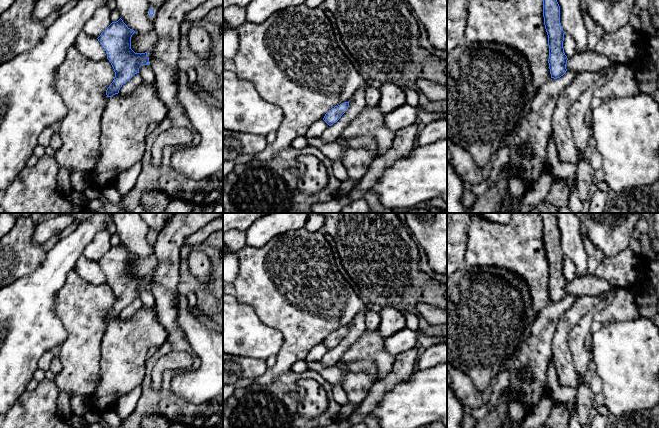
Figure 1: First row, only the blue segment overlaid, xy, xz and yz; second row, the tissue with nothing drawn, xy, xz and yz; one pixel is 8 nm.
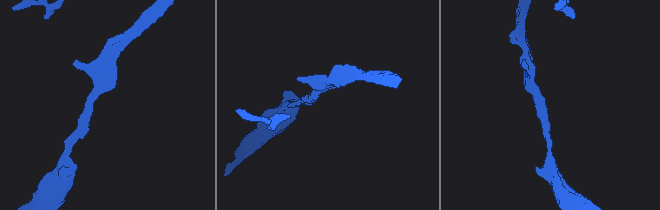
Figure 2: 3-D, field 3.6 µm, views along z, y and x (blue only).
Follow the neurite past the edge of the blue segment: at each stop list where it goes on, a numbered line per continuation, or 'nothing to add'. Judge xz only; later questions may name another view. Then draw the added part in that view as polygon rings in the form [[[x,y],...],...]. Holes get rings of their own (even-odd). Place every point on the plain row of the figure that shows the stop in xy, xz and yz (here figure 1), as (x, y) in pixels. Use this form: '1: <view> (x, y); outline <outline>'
nothing to add

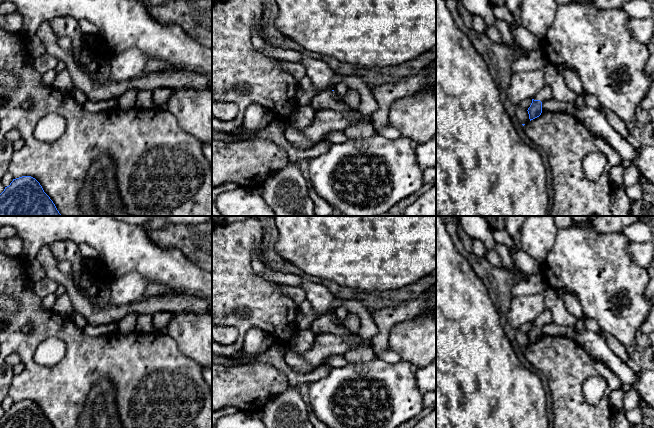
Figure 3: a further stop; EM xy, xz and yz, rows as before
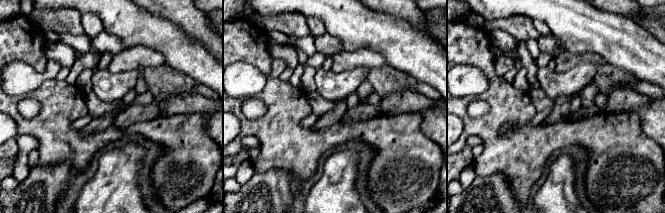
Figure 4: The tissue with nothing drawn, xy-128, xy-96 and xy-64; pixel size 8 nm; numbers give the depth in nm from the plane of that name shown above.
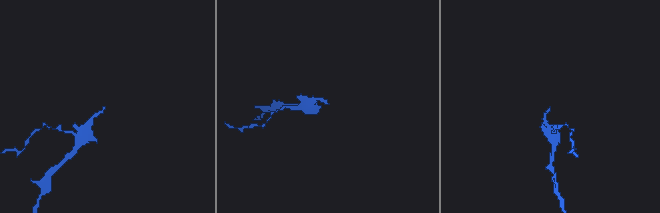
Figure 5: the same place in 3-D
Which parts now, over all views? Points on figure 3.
1: yz (546, 317); outline [[[546,308],[544,312],[533,323],[540,324],[543,327],[545,324],[551,323],[552,321],[552,312],[548,308]]]

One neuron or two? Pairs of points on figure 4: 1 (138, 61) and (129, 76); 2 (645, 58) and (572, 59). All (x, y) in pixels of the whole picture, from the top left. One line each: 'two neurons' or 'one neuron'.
1: two neurons
2: two neurons

